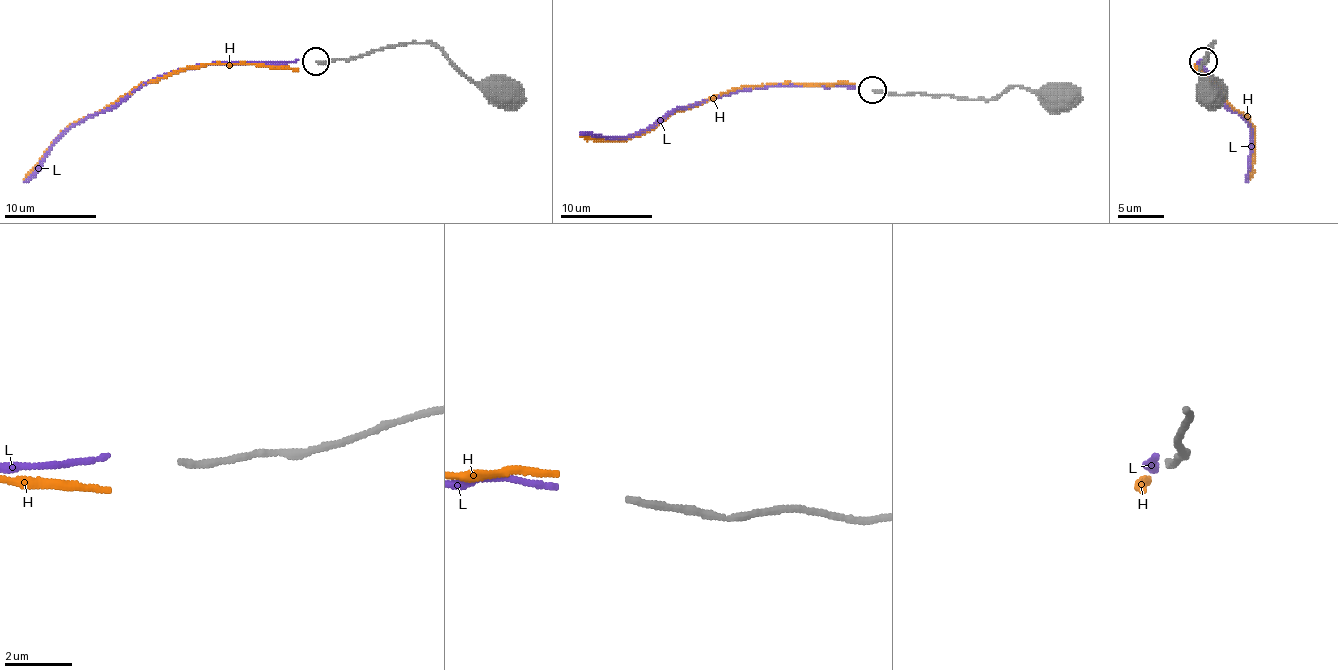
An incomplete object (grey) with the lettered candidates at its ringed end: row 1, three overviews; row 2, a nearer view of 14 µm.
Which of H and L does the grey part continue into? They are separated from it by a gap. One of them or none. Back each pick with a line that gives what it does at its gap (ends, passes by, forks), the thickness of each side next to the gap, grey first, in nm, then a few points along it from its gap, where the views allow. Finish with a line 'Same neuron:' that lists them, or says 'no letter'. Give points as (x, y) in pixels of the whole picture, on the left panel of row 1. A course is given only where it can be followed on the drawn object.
L: It ends there. Thickness 190 nm (grey) against 170 nm. Its course: (298, 59), (212, 61), (157, 75), (132, 89), (115, 105), (76, 121), (23, 181)
Same neuron: L

